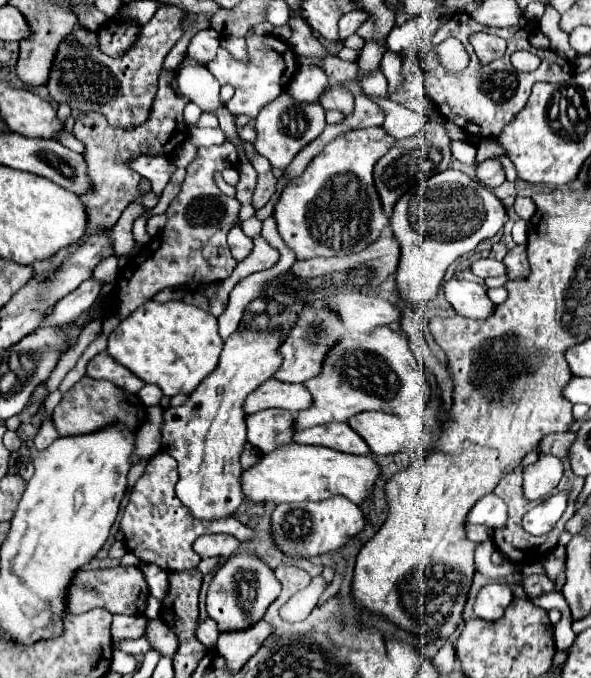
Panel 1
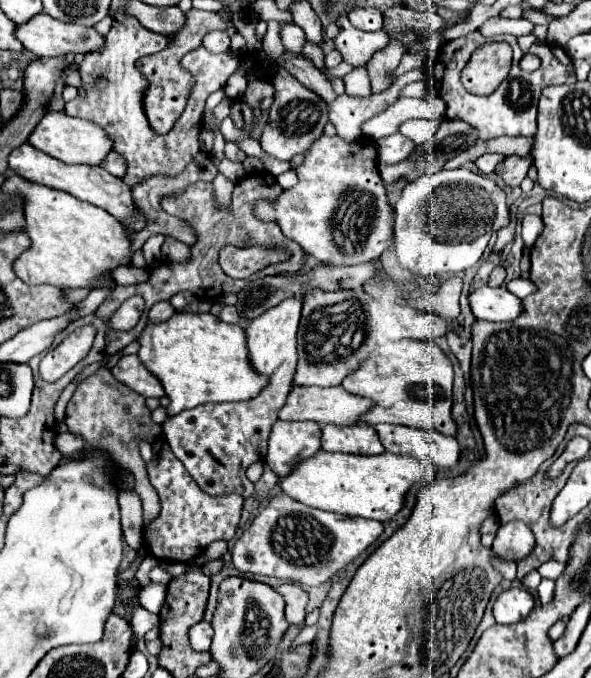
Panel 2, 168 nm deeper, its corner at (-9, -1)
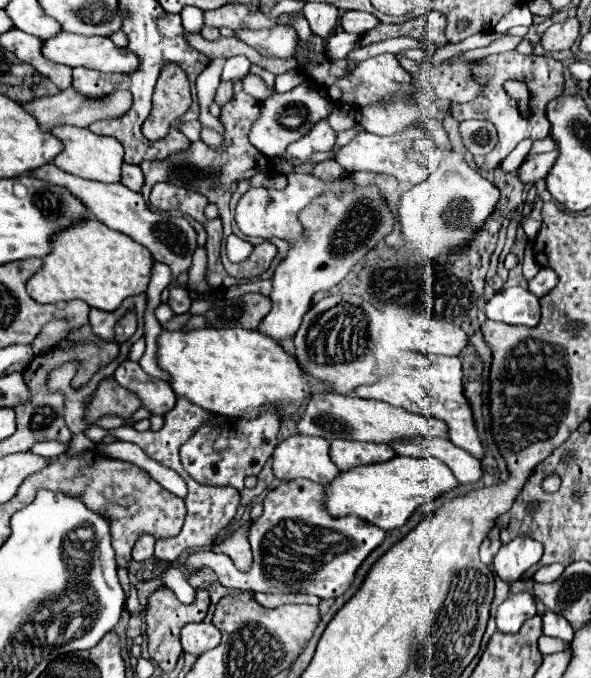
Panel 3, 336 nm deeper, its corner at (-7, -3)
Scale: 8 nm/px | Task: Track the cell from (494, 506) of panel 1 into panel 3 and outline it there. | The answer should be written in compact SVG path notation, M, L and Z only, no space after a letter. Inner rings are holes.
M515 537L505 543L493 559L493 569L505 583L517 581L529 567L537 565L543 555L541 543L527 537Z

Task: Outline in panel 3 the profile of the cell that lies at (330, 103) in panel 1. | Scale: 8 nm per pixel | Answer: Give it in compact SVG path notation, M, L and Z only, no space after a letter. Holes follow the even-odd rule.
M277 25L267 31L237 31L237 37L257 49L263 57L293 59L297 49L297 31L287 25Z

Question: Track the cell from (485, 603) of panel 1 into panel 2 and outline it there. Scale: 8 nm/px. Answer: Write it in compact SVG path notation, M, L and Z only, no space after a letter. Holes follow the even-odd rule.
M513 585L511 589L503 591L493 607L495 621L501 625L513 625L525 619L535 605L533 595L523 585Z

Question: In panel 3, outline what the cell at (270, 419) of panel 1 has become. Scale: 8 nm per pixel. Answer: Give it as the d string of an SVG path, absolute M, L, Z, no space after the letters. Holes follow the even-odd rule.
M293 435L283 439L273 453L273 473L277 479L311 479L327 485L339 469L329 459L329 441L313 435Z

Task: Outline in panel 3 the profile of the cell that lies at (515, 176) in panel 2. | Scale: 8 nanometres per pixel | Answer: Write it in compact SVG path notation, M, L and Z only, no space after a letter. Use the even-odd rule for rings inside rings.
M557 151L541 153L541 155L527 155L517 171L521 183L527 185L527 183L535 183L539 179L545 179L545 175L549 171L549 163L553 163L555 157L557 157Z

